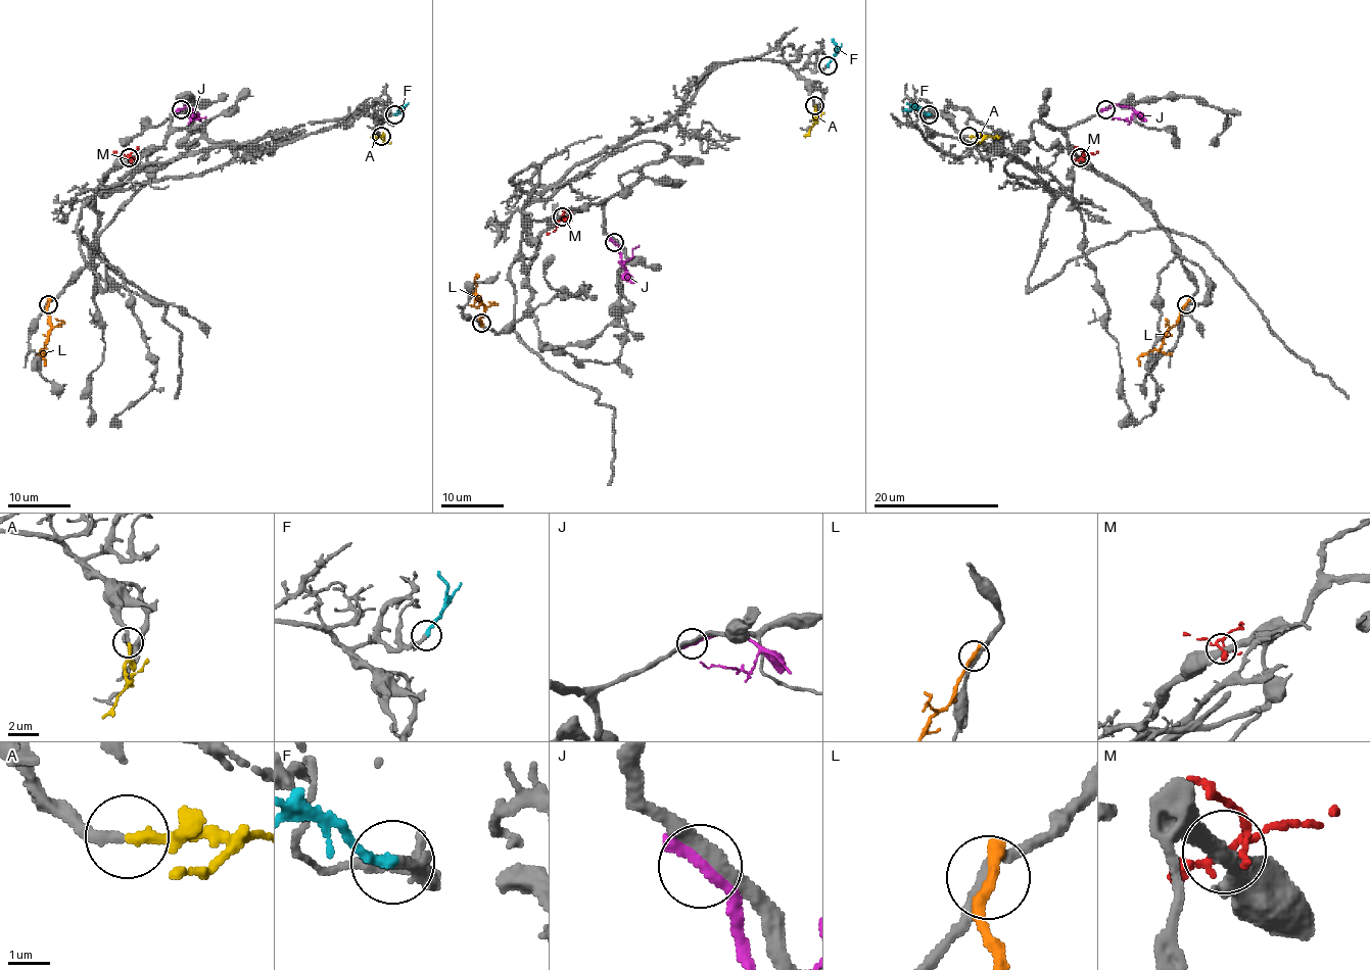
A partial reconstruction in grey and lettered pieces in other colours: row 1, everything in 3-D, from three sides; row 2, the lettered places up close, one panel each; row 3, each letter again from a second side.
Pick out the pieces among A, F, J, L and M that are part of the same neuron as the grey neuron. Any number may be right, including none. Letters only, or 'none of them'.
A, F

